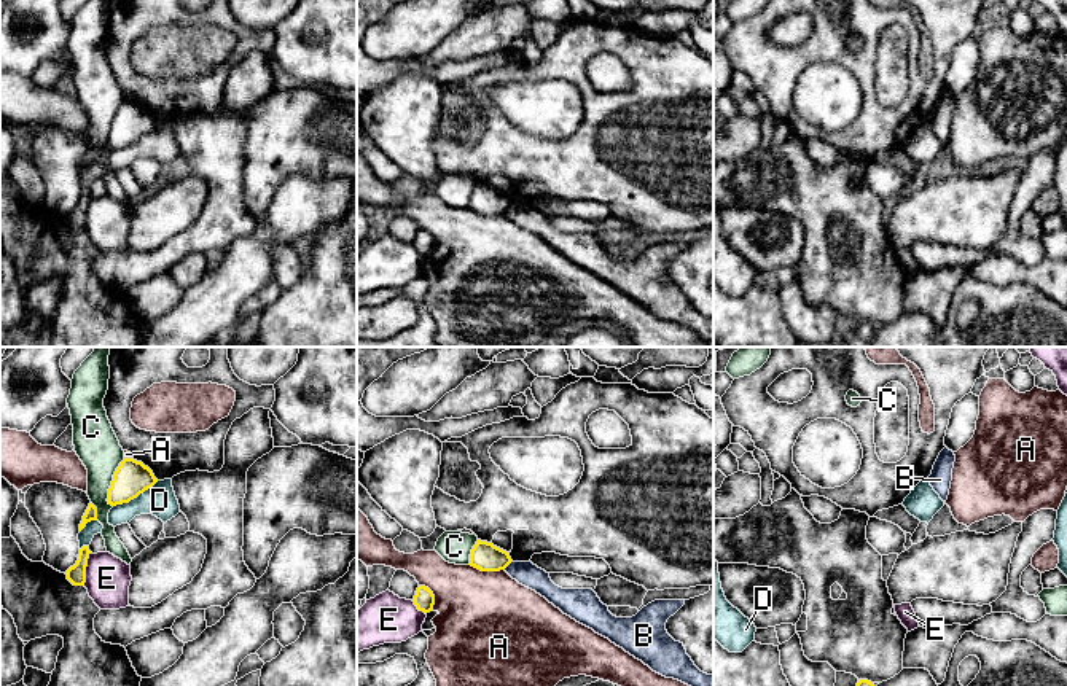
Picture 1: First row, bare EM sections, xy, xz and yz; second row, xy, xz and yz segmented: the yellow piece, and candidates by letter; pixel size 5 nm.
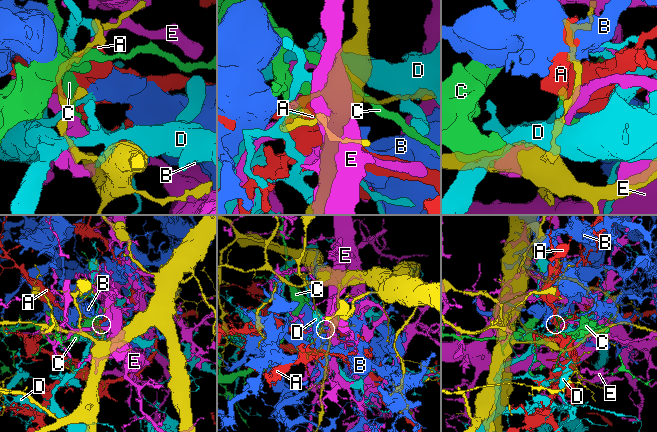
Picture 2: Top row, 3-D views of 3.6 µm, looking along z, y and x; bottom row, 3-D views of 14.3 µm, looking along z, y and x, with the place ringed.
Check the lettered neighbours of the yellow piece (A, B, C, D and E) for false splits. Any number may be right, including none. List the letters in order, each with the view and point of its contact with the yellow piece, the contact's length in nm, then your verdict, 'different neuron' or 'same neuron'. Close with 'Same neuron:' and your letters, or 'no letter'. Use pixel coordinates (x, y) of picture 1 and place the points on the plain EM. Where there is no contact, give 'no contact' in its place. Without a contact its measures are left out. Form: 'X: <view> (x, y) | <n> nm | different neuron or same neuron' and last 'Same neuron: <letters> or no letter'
A: xz (486, 214) | 190 nm | different neuron
B: xz (507, 209) | 60 nm | different neuron
C: xy (112, 126) | 260 nm | different neuron
D: xy (136, 140) | 260 nm | different neuron
E: xy (85, 212) | 170 nm | different neuron
Same neuron: no letter

